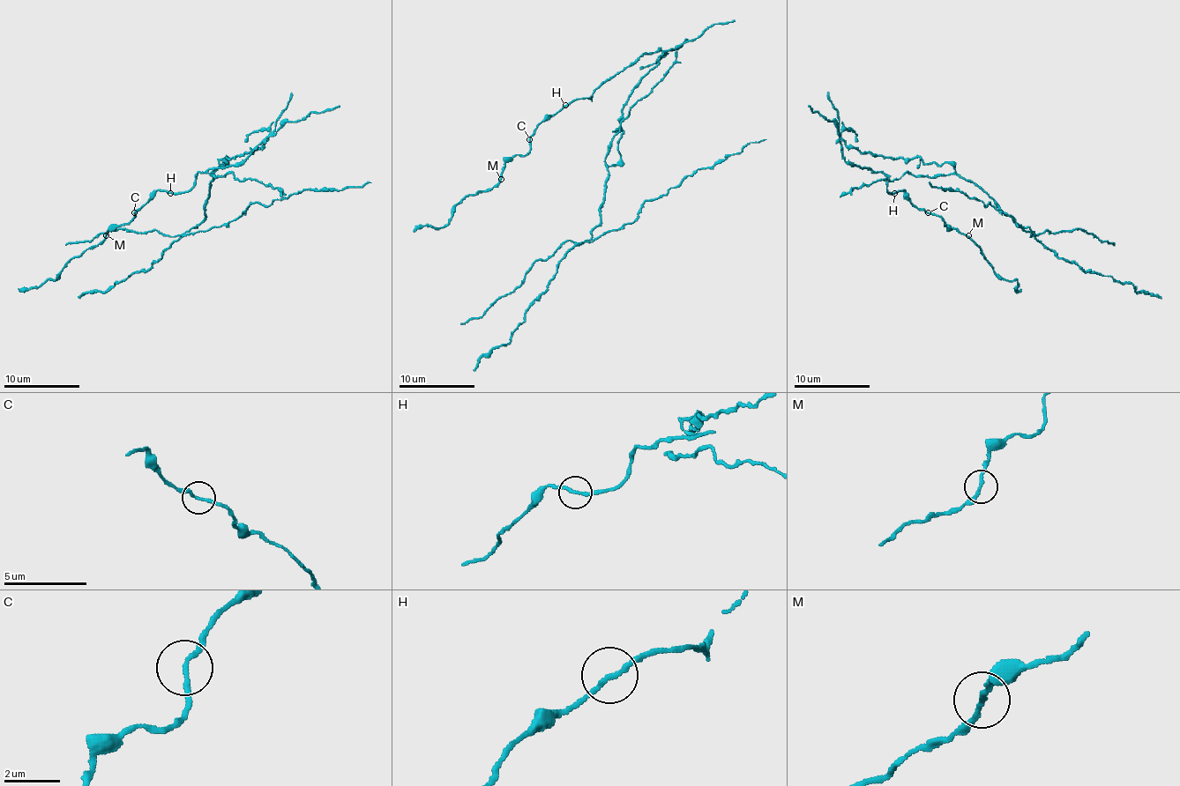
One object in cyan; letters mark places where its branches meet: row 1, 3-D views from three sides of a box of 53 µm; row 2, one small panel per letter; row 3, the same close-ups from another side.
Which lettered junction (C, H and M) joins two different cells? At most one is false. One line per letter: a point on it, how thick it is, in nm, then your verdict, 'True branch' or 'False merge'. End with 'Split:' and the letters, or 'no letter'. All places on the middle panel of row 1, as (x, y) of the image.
C: Place: (529, 139). Thickness 170 nm. True branch
H: Place: (565, 105). Thickness 170 nm. False merge
M: Place: (501, 179). Thickness 160 nm. True branch
Split: H

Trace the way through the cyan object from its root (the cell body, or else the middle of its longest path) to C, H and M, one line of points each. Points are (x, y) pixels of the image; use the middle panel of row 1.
C: (636, 85), (658, 63), (660, 49), (641, 54), (609, 77), (590, 97), (563, 105), (529, 139)
H: (636, 85), (658, 63), (660, 49), (641, 54), (609, 77), (590, 97), (565, 105)
M: (636, 85), (660, 49), (641, 54), (590, 97), (548, 116), (501, 179)

